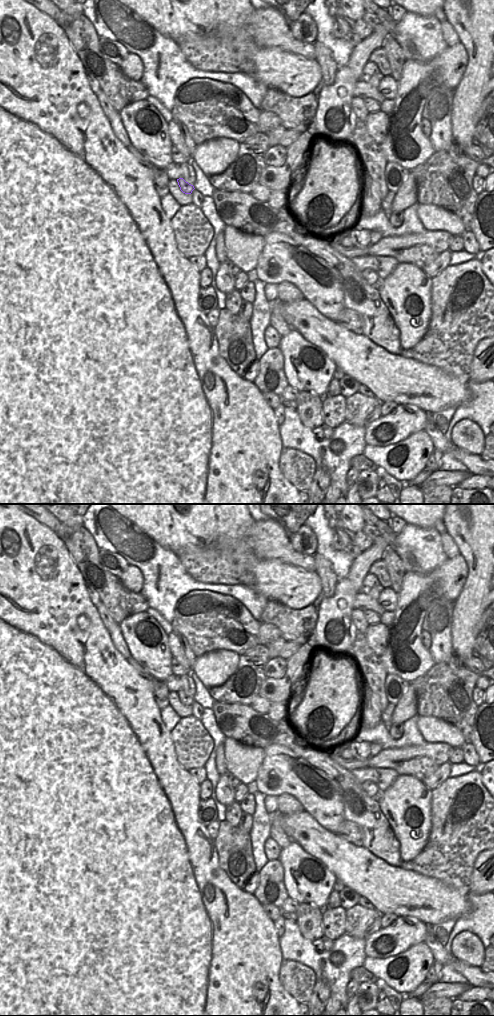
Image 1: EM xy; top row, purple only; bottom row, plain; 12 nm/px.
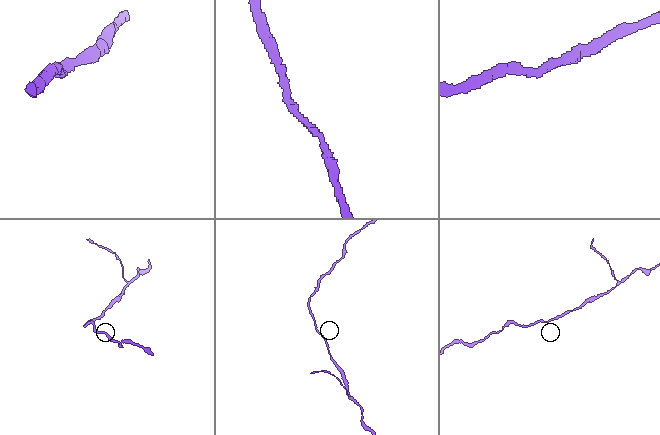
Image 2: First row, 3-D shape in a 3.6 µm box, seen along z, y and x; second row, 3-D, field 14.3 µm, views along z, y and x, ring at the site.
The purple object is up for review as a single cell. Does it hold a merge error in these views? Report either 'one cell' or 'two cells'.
one cell

